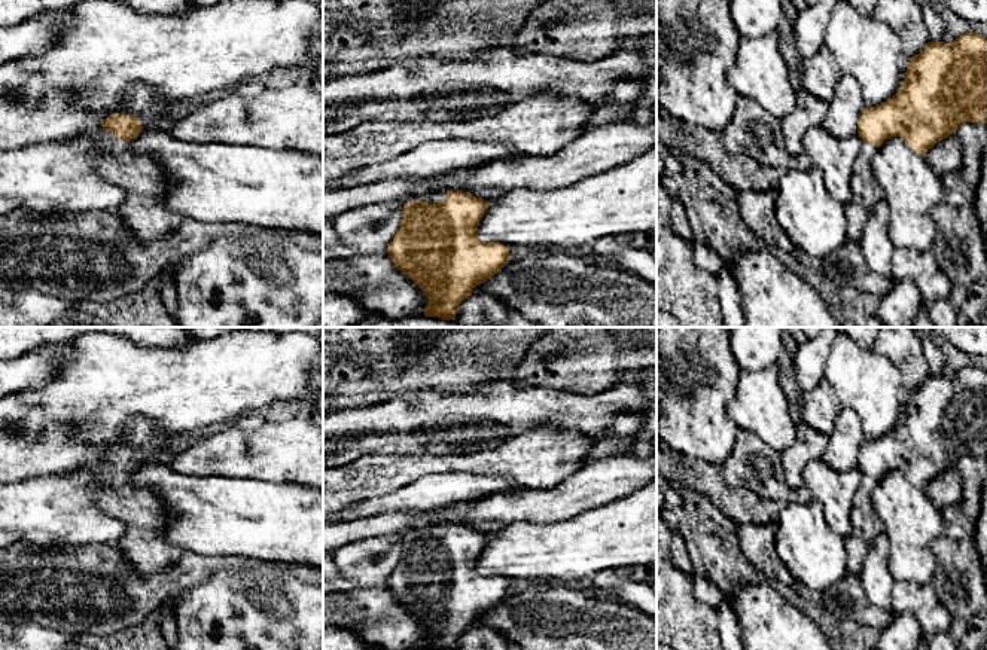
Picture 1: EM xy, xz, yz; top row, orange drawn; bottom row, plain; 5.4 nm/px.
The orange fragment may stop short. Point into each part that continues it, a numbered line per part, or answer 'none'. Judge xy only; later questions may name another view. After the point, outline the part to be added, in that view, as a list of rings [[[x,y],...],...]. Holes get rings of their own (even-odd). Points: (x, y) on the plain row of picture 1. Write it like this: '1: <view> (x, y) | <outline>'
1: xy (151, 554) | [[[97,464],[89,469],[98,485],[100,507],[113,518],[122,519],[128,527],[118,547],[128,555],[137,573],[147,577],[168,571],[185,550],[159,535],[156,498],[147,489],[134,488],[130,479],[110,464]]]

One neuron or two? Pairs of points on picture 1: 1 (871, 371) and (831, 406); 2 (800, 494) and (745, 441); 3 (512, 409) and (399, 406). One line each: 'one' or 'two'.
1: two
2: one
3: one

